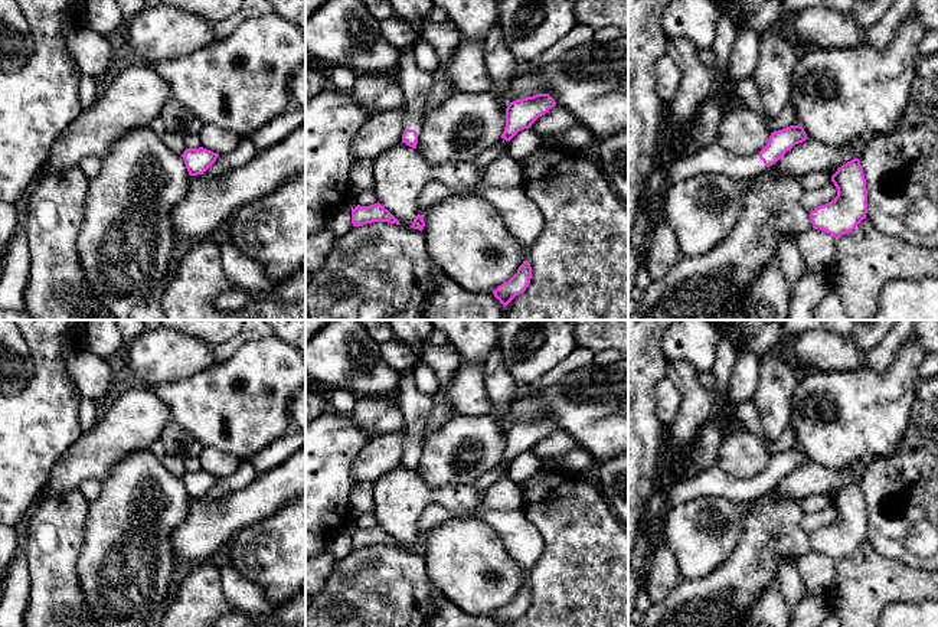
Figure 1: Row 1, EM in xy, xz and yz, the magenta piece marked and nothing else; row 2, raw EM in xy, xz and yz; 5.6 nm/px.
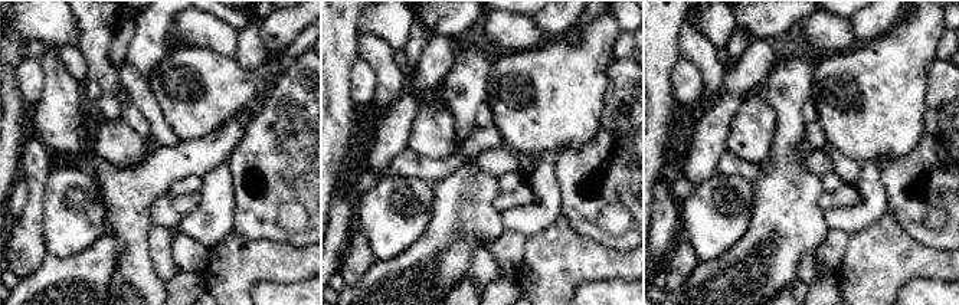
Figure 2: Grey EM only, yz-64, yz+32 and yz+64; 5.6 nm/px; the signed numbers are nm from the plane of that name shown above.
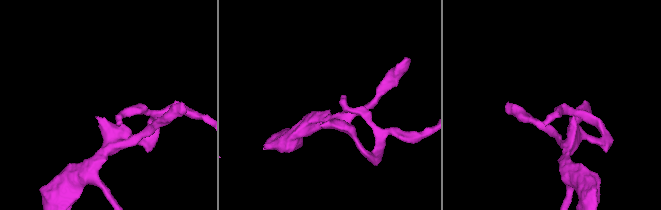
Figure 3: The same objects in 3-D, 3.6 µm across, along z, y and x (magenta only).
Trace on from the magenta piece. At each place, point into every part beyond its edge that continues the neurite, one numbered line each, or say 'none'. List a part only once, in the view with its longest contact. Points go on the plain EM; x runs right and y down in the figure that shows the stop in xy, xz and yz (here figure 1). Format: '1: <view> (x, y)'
1: xz (415, 407)

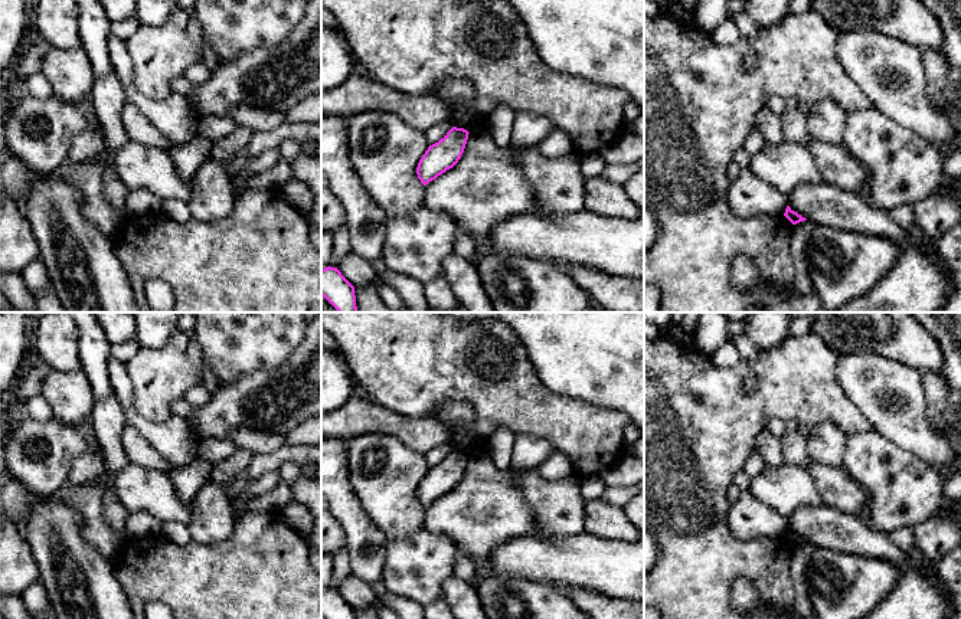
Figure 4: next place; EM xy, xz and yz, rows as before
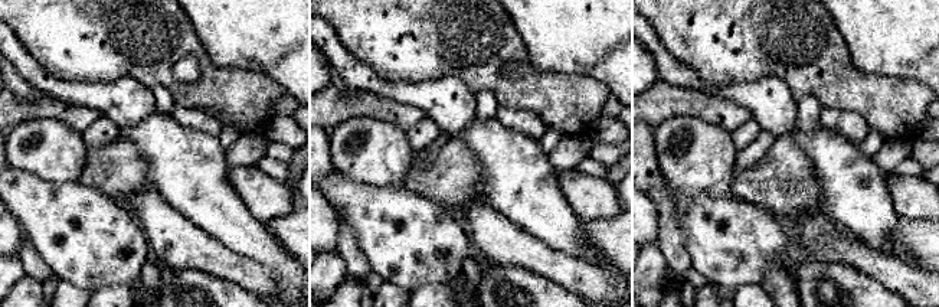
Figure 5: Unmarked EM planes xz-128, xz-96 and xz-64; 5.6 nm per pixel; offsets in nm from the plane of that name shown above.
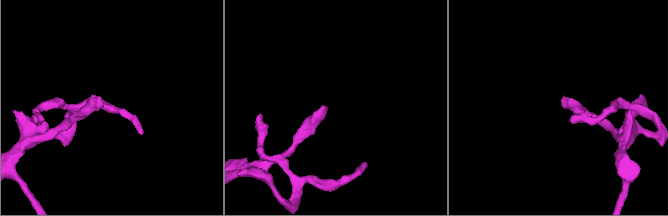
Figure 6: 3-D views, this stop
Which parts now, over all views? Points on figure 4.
none

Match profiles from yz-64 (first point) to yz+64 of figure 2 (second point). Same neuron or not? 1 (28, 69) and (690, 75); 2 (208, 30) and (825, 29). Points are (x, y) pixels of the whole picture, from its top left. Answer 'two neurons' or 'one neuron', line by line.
1: one neuron
2: one neuron

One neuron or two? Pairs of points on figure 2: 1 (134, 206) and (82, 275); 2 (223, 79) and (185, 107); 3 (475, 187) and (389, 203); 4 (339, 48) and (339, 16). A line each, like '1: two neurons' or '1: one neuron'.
1: two neurons
2: one neuron
3: two neurons
4: one neuron

